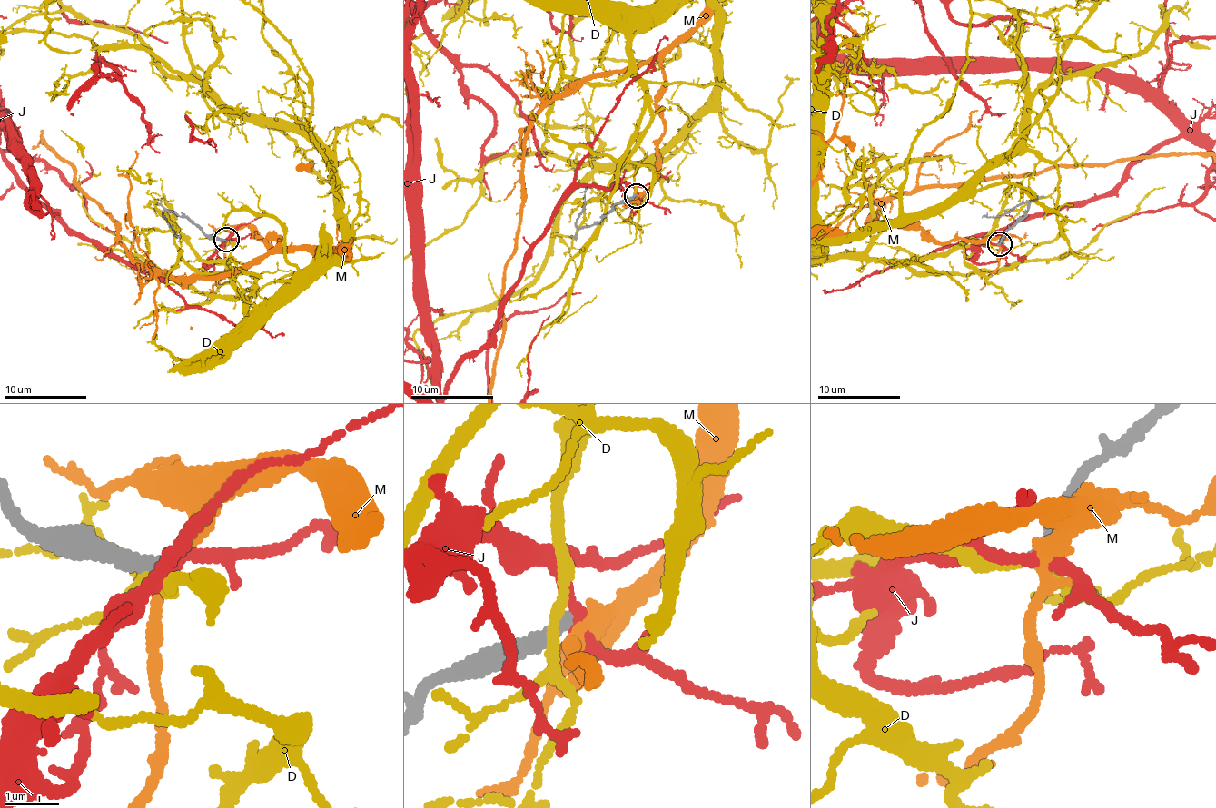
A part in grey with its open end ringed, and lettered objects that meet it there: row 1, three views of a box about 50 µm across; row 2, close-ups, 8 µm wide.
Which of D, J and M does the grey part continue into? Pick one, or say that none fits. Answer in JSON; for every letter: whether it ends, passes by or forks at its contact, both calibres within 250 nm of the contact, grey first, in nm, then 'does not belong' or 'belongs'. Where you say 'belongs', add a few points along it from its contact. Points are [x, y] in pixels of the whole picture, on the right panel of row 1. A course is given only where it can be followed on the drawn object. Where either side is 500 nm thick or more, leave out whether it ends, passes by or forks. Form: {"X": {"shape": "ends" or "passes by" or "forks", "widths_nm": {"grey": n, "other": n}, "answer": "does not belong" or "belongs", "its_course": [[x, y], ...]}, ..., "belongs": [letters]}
{"D": {"shape": "forks", "widths_nm": {"grey": 360, "other": 140}, "answer": "does not belong"}, "J": {"shape": "passes by", "widths_nm": {"grey": 300, "other": 220}, "answer": "does not belong"}, "M": {"shape": "forks", "widths_nm": {"grey": 280, "other": 220}, "answer": "belongs"}, "belongs": ["M"]}

